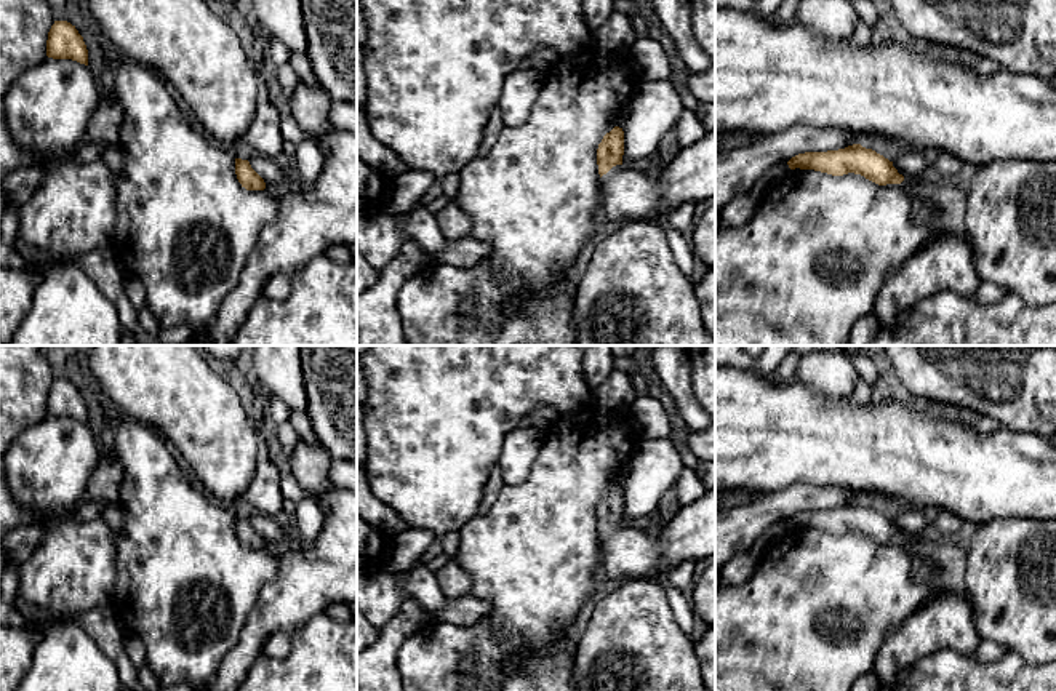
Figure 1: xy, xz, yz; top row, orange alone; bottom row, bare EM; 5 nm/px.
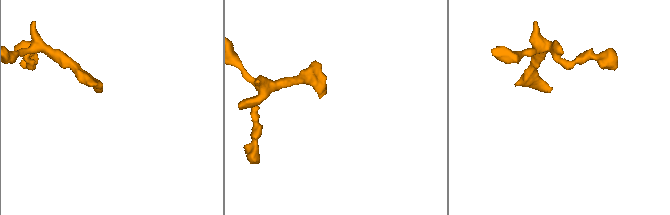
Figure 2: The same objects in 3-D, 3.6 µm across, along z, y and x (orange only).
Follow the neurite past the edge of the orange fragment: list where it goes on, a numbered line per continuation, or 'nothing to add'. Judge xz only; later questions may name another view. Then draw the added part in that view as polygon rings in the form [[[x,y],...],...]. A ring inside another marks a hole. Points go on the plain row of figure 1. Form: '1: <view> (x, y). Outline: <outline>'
1: xz (628, 552). Outline: [[[715,486],[690,505],[677,505],[669,523],[651,529],[616,523],[600,536],[606,585],[656,579],[662,569],[715,555]]]

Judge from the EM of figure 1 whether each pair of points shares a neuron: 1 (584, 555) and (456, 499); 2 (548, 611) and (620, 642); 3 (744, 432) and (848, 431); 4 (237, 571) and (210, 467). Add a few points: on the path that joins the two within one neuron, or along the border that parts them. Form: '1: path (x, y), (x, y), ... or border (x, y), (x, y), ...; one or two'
1: border (477, 515), (458, 531); two
2: border (600, 594), (589, 607), (578, 629); two
3: path (770, 432), (823, 432); one
4: border (202, 490), (215, 501); two

